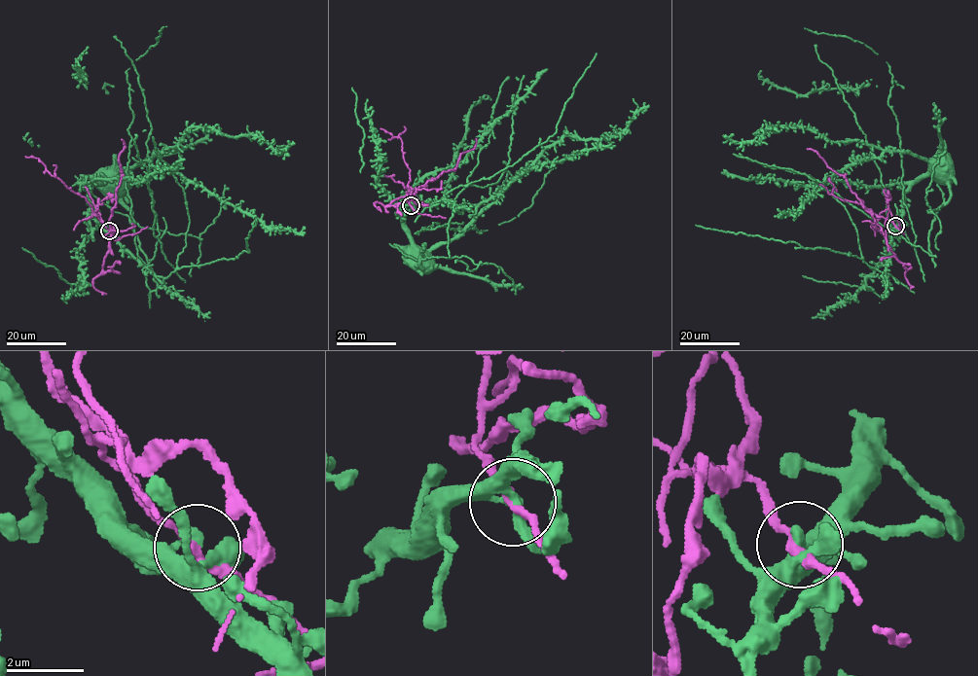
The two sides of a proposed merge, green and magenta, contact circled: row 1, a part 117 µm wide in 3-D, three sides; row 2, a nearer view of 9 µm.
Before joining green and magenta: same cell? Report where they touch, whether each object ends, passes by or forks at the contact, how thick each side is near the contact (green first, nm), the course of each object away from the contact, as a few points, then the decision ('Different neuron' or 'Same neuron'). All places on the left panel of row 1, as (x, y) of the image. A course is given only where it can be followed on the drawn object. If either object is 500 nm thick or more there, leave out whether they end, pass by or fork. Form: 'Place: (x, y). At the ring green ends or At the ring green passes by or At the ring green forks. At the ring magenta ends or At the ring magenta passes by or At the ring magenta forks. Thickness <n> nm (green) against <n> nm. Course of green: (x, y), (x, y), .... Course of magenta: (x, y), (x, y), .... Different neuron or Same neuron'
Place: (109, 231). At the ring green ends. At the ring magenta passes by. Thickness 280 nm (green) against 200 nm. Course of green: (109, 231), (93, 215), (88, 194), (90, 187), (119, 171). Course of magenta: (109, 231), (103, 223), (114, 230), (110, 239), (122, 139). Different neuron

